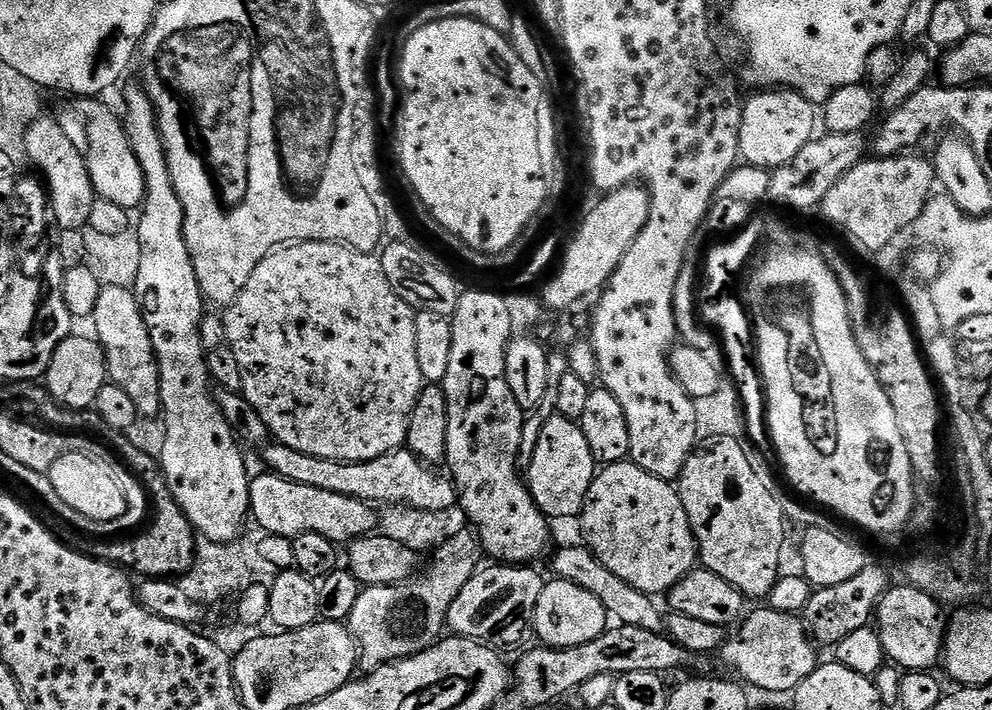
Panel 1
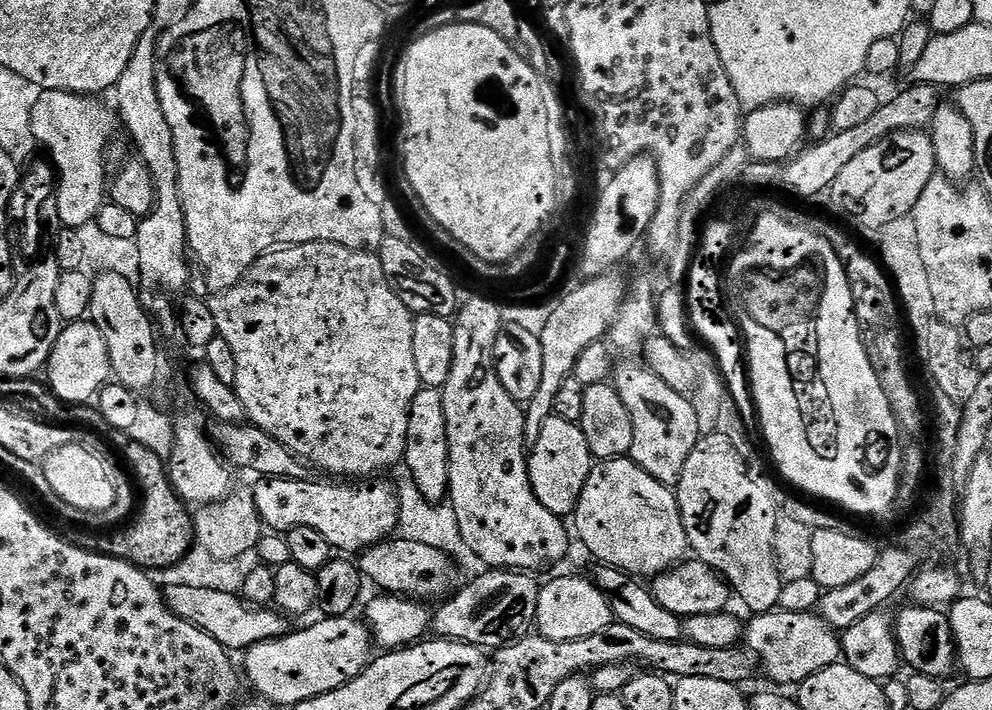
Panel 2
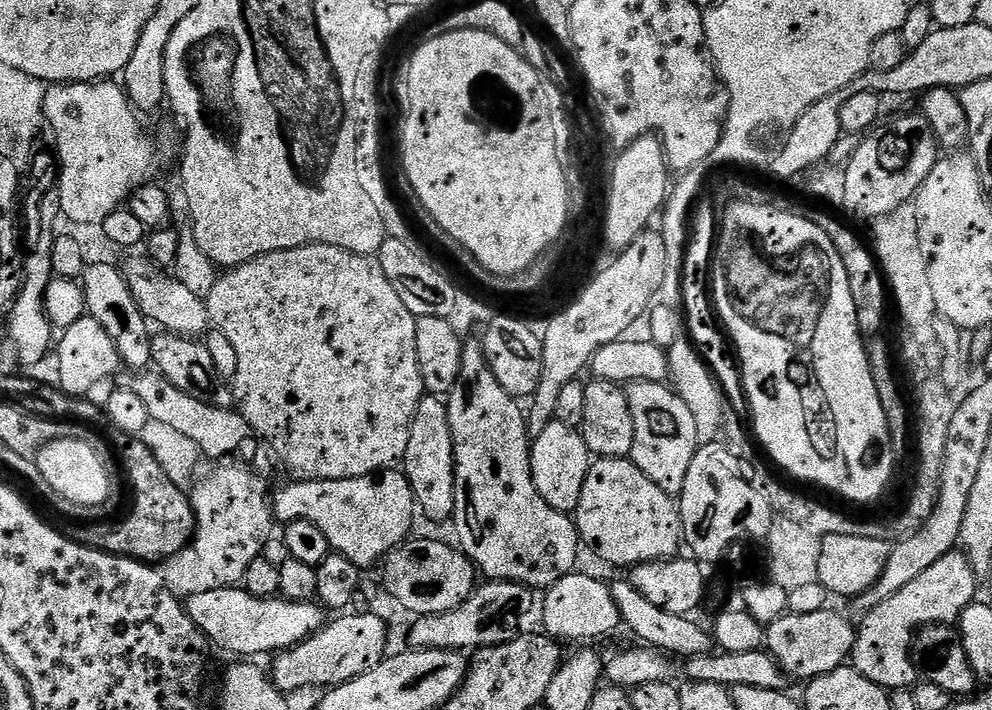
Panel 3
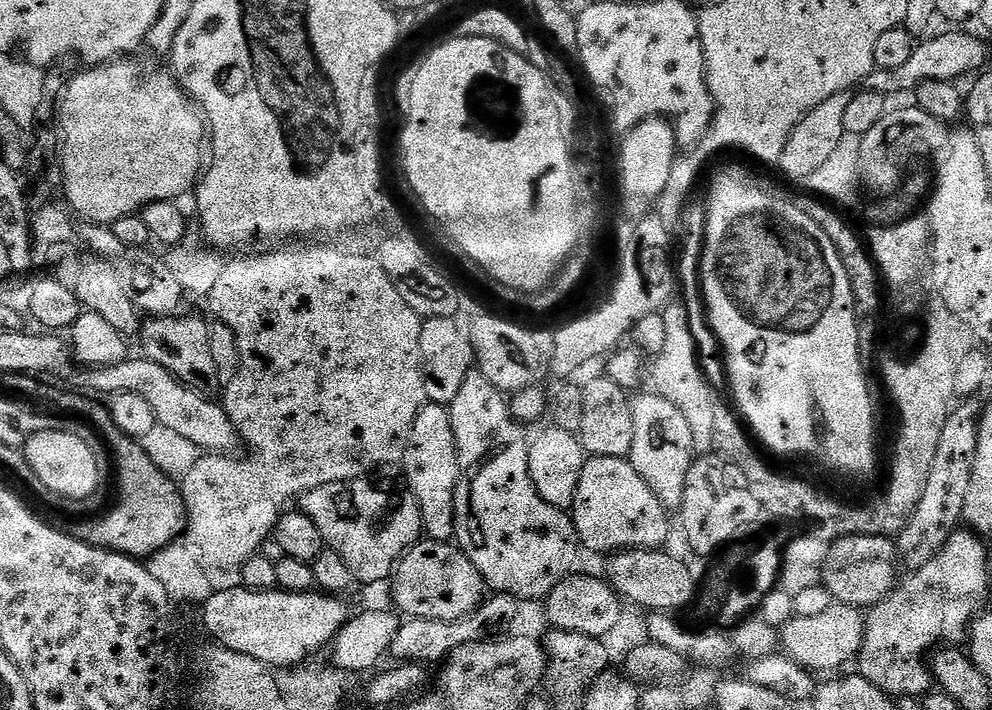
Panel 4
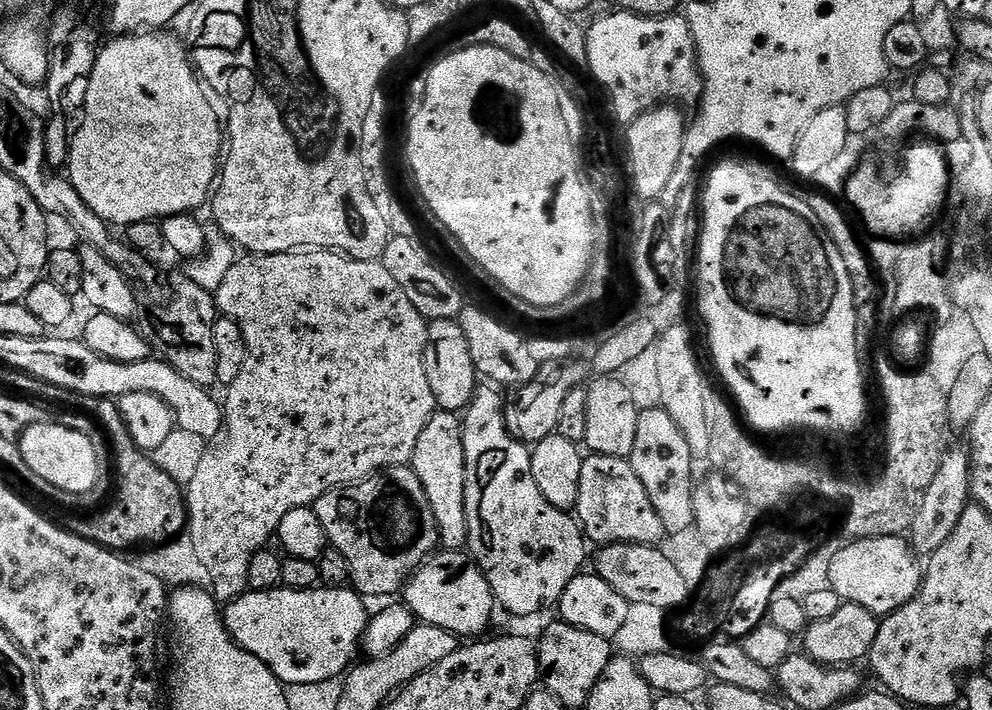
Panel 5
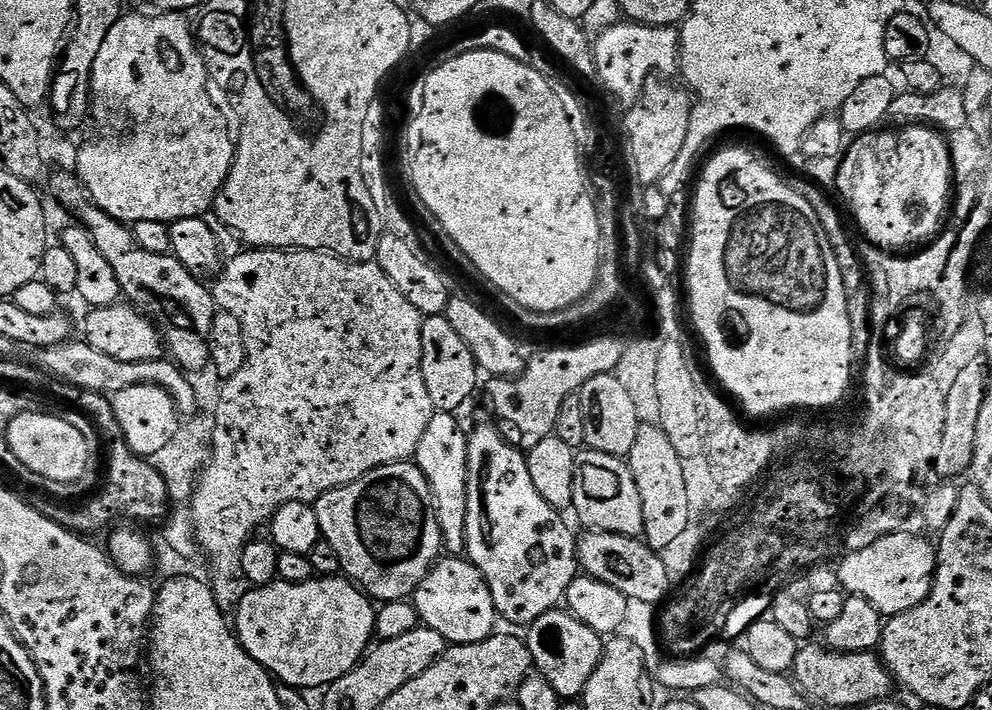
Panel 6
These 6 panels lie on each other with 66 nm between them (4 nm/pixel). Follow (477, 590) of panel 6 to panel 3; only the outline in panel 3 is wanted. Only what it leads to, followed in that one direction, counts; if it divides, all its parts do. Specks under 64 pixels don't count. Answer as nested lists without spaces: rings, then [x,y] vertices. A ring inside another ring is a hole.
[[[409,538],[400,545],[399,548],[388,553],[383,561],[384,568],[384,588],[405,608],[406,611],[412,612],[413,617],[433,616],[442,614],[446,610],[454,610],[470,598],[470,594],[475,592],[478,587],[478,569],[459,547],[452,547],[445,544],[441,539],[434,540],[415,540]]]

